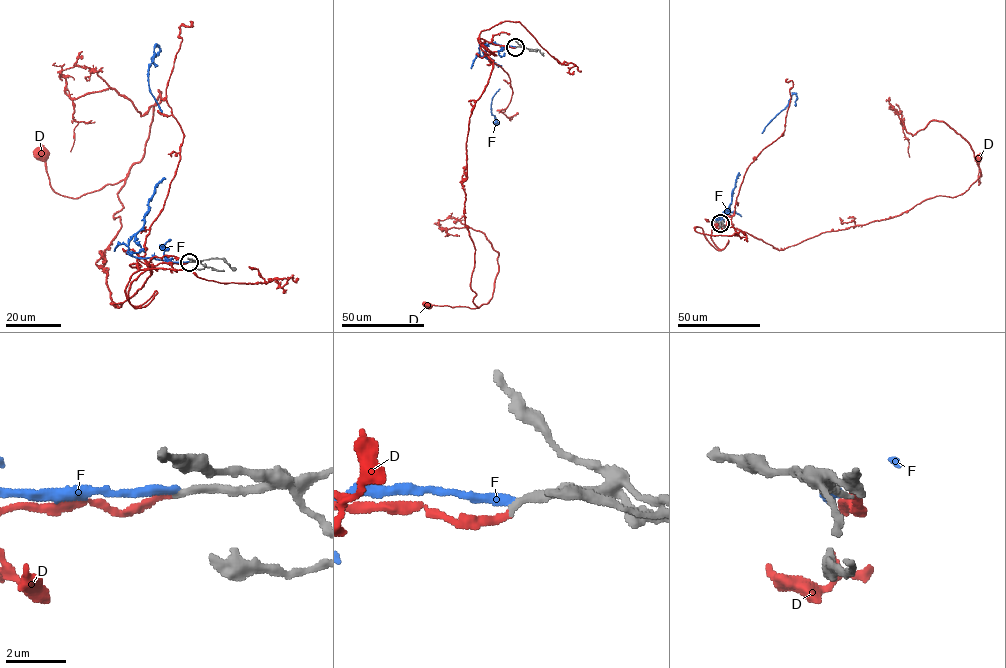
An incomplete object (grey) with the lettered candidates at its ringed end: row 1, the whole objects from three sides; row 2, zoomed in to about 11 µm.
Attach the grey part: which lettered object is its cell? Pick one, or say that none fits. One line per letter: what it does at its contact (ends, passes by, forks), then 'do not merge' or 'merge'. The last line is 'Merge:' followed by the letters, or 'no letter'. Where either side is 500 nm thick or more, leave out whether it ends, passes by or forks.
D: it ends; merge
F: it ends; do not merge
Merge: D

